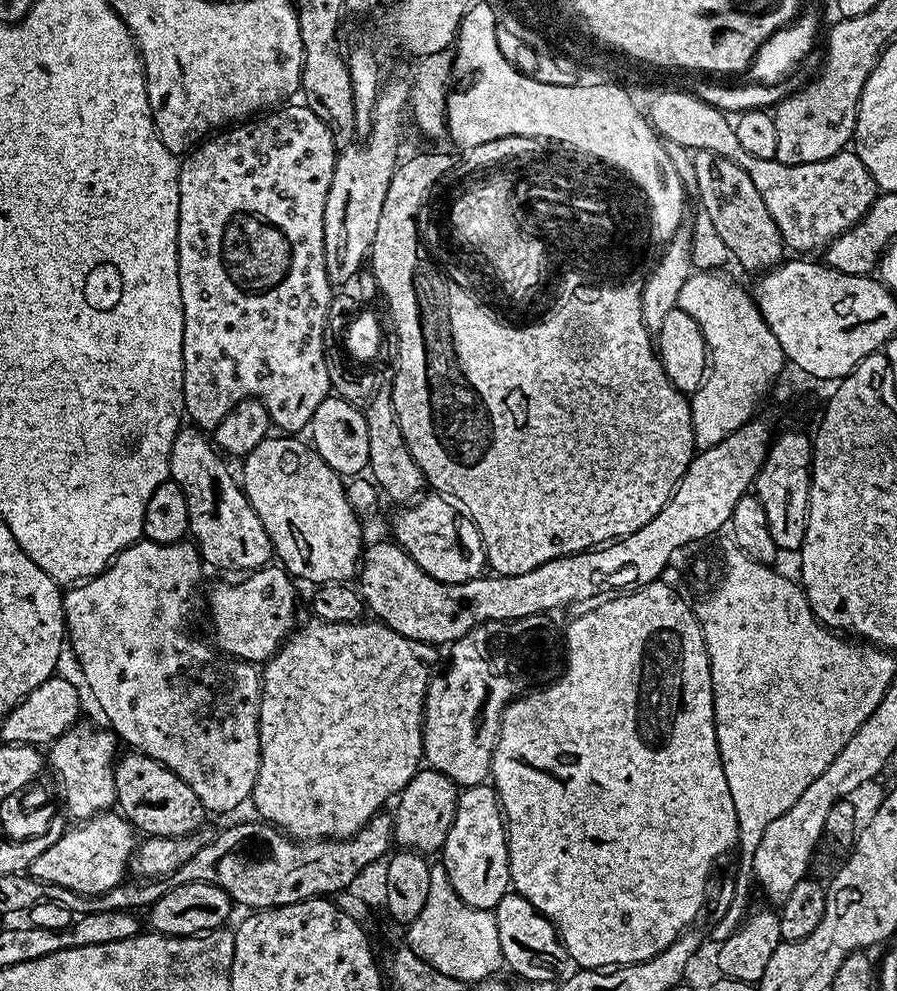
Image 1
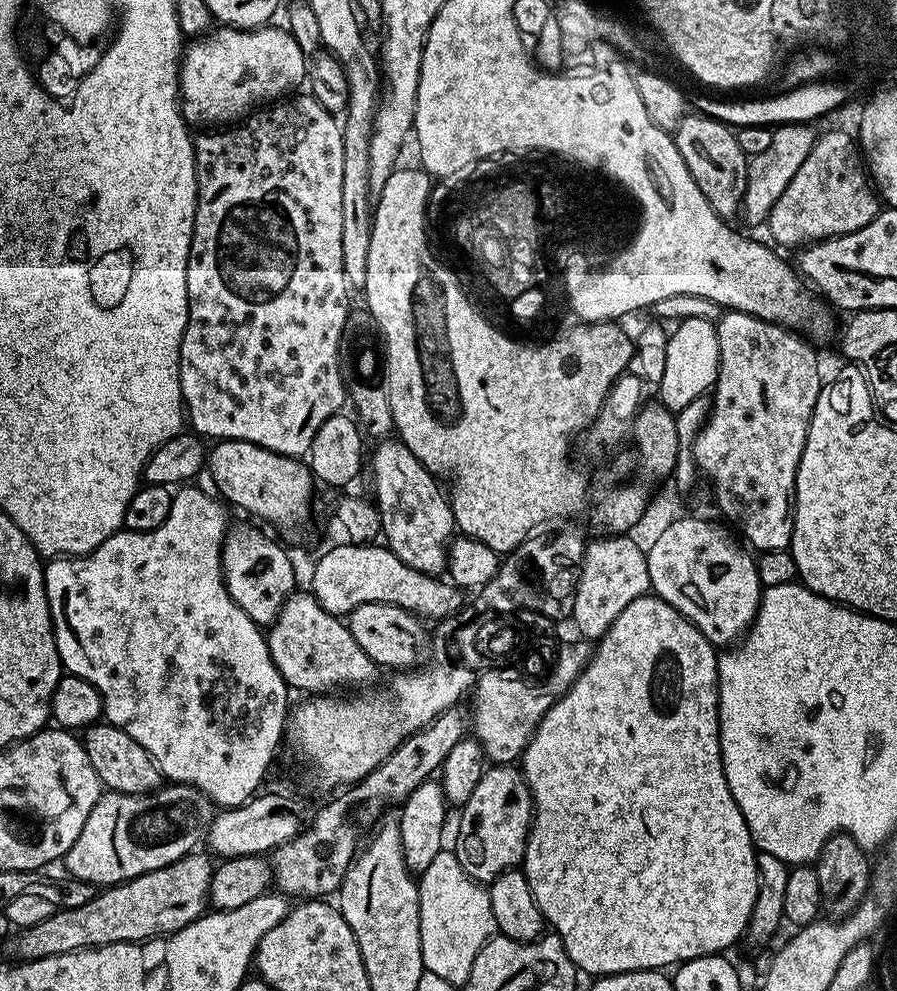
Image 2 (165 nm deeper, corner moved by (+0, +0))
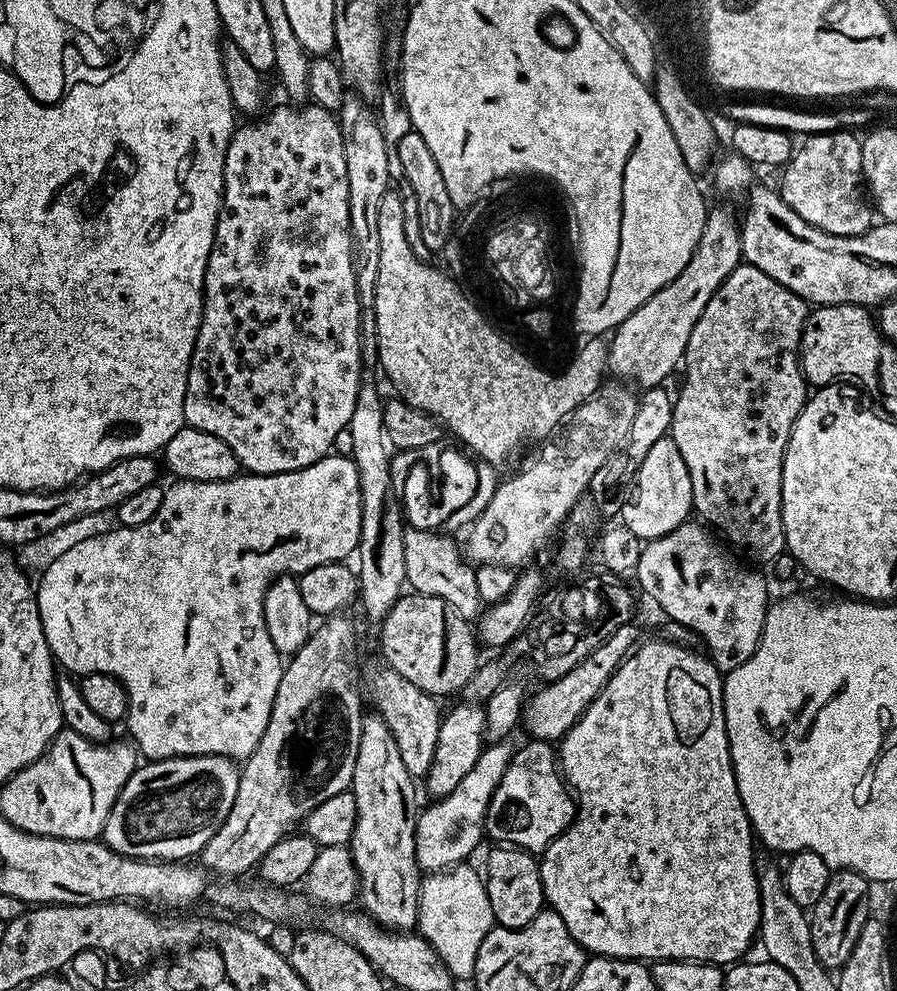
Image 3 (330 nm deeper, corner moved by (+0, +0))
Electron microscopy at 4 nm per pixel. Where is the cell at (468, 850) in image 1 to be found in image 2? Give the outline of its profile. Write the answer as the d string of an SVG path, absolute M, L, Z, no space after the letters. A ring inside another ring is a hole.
M516 764L485 767L474 794L462 805L460 829L454 851L462 870L479 884L491 885L504 872L519 869L524 863L528 832L532 829L532 791L523 771Z

